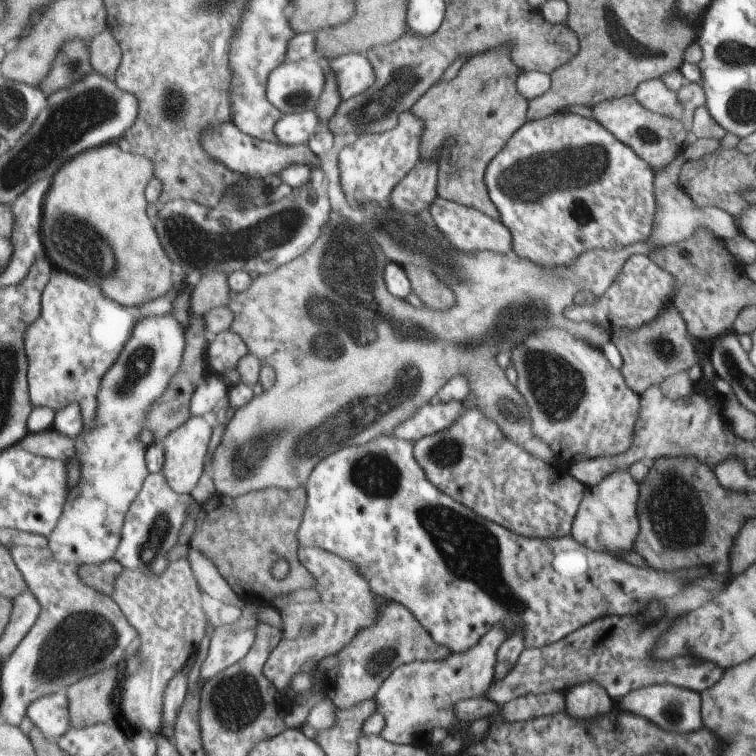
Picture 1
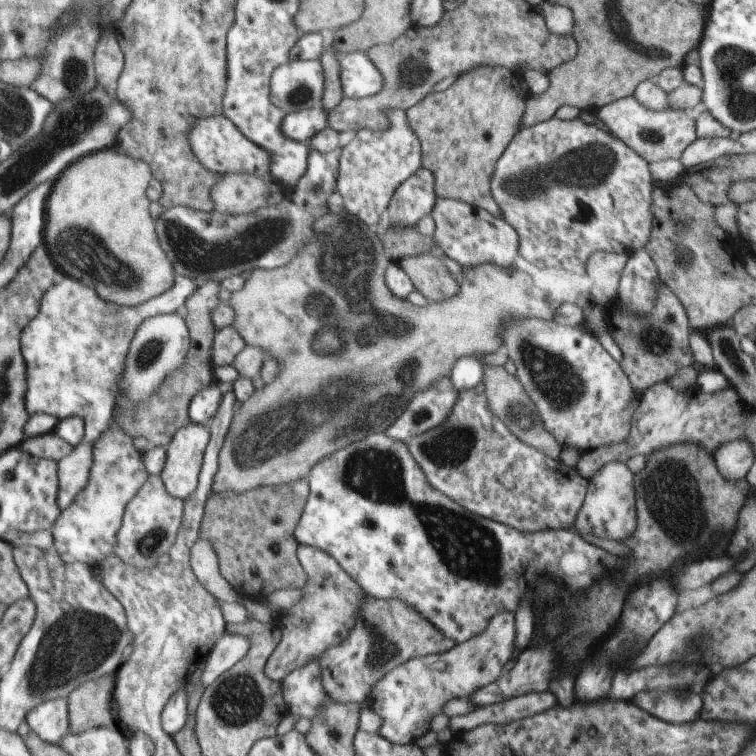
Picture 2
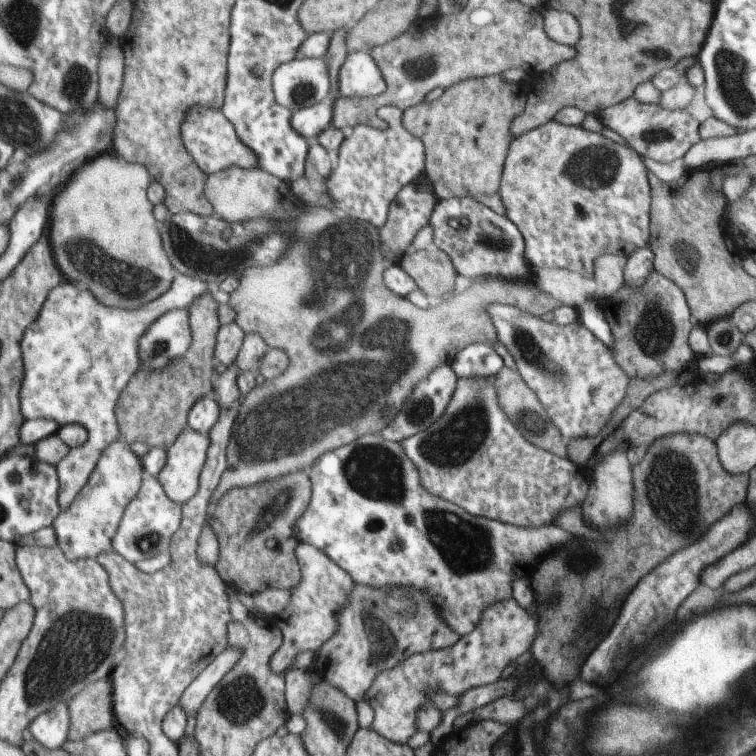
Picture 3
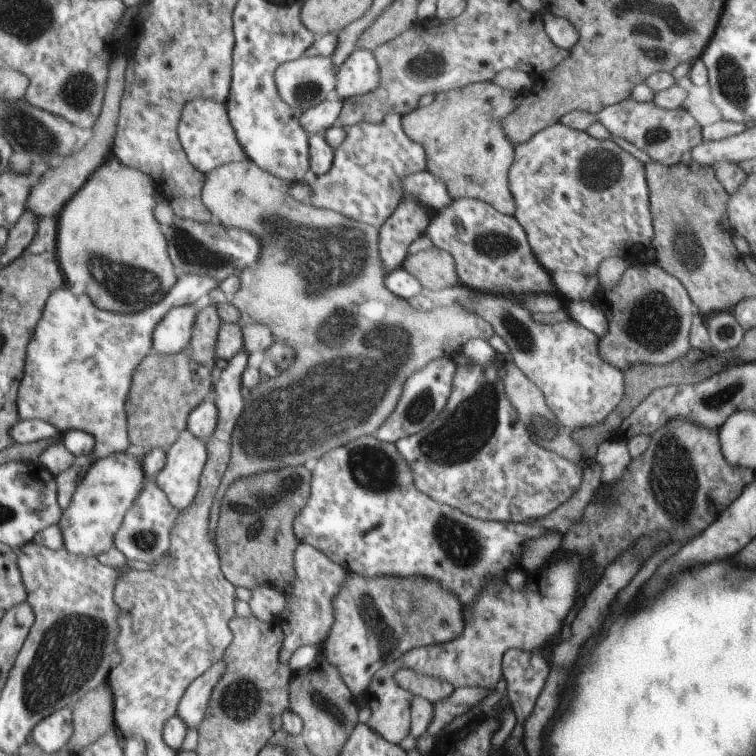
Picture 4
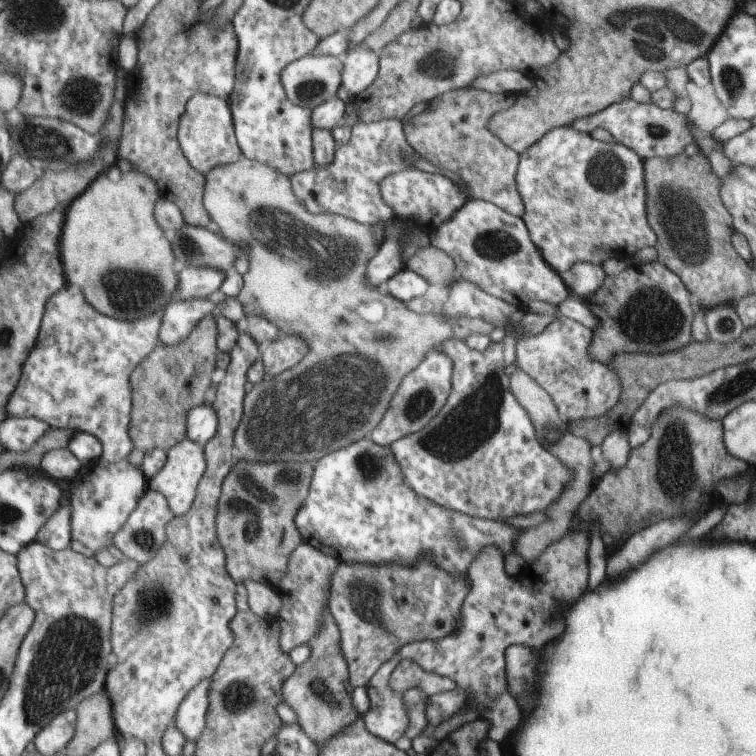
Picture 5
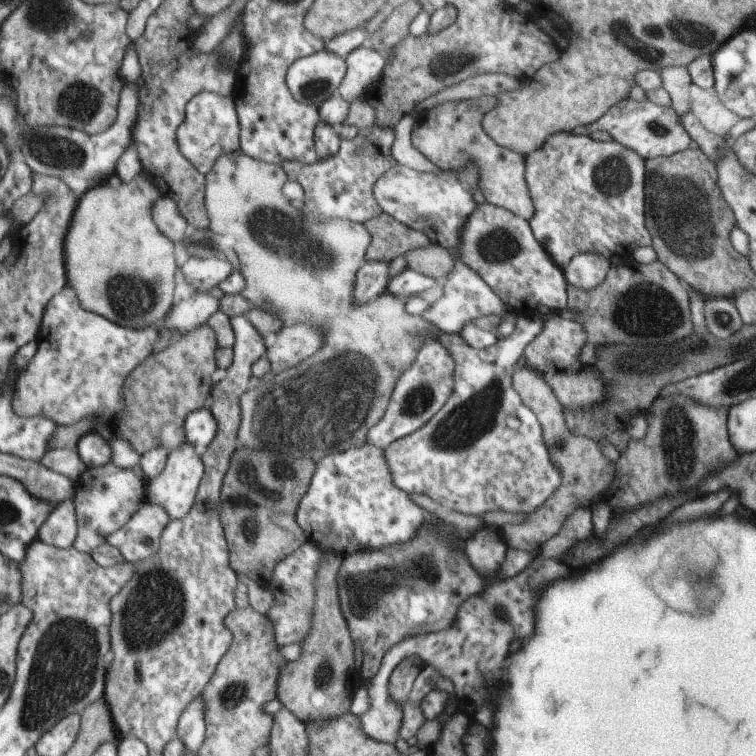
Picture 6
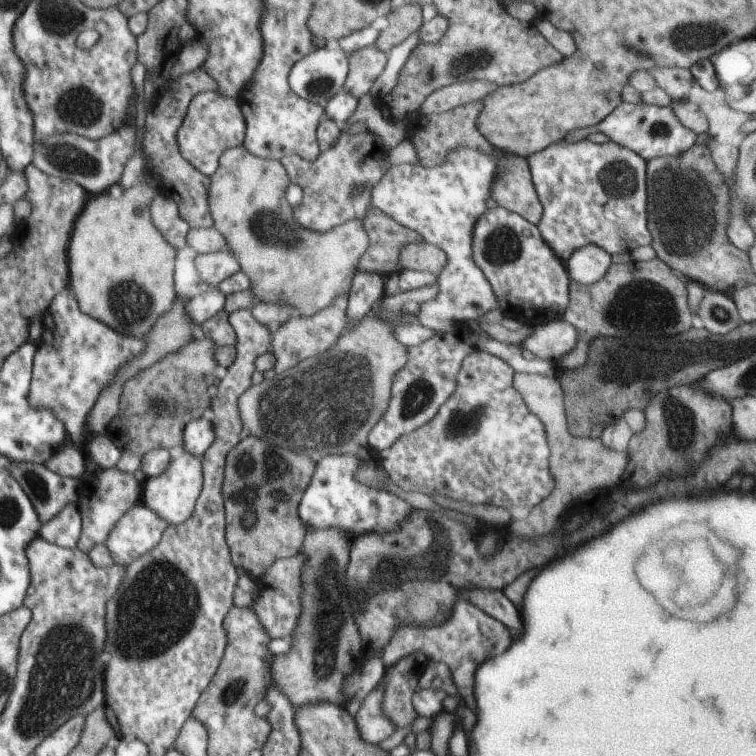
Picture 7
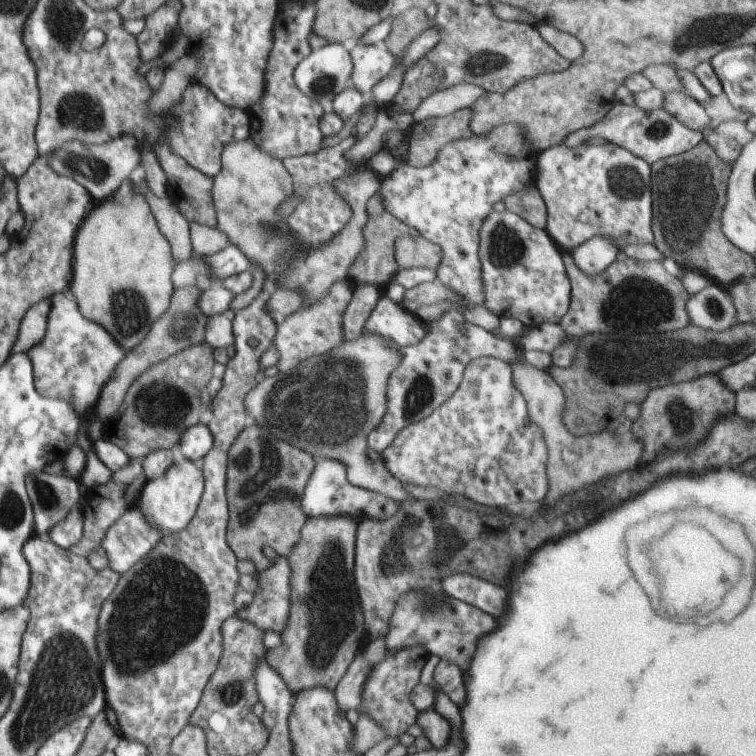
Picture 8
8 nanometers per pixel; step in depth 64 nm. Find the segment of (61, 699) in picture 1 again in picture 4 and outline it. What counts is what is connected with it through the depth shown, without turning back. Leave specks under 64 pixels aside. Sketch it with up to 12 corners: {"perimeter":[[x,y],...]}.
{"perimeter":[[73,708],[57,710],[35,728],[45,752],[69,748],[75,734]]}

